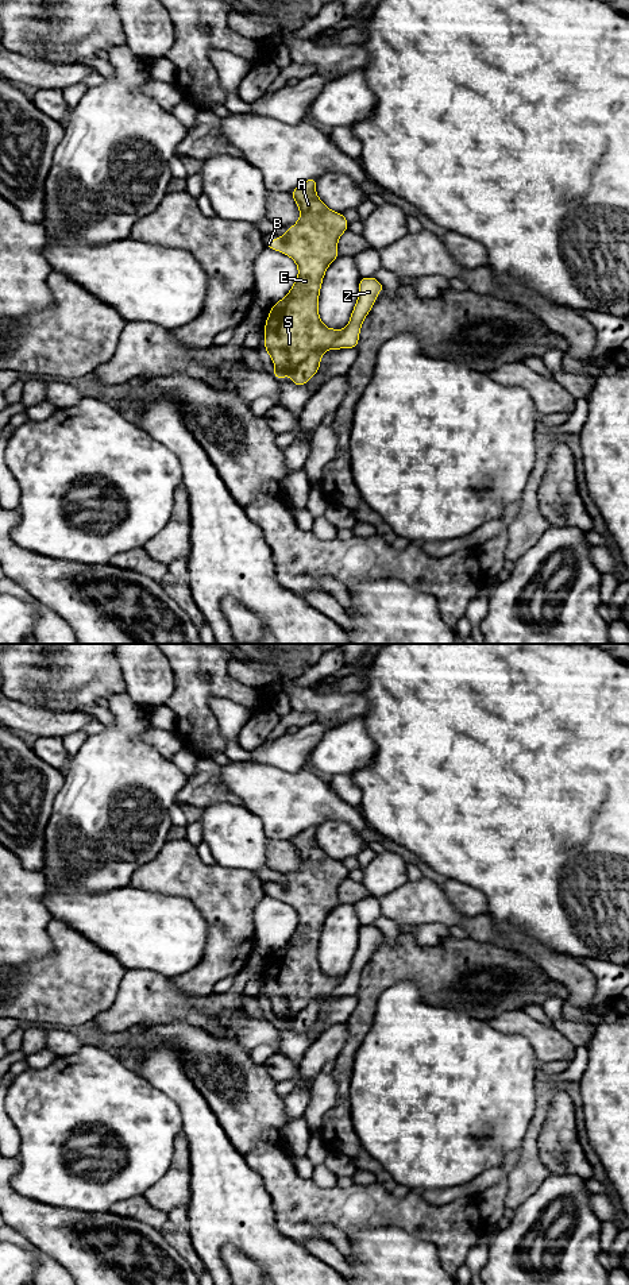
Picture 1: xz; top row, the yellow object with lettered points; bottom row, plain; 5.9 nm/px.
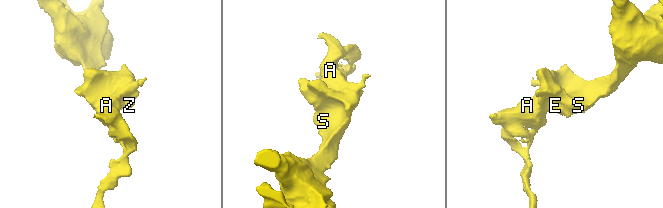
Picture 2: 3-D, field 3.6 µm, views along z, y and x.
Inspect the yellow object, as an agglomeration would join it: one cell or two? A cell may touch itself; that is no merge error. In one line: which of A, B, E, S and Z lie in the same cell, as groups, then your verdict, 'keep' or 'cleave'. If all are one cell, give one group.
A B E S / Z; cleave

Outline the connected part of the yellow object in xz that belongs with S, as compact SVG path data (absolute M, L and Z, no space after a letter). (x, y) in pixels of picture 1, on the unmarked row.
M310 826L292 838L300 857L300 868L288 876L277 888L266 888L265 894L290 904L298 915L298 925L290 939L270 957L265 970L265 988L267 1002L277 1018L289 1020L306 1006L321 996L328 996L341 983L341 977L327 976L319 965L319 941L328 914L339 904L337 888L348 877L343 861L331 858L316 842L317 826Z

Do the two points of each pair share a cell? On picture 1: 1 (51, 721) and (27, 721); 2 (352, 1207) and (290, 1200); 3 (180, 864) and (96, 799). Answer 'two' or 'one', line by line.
1: one
2: one
3: two

